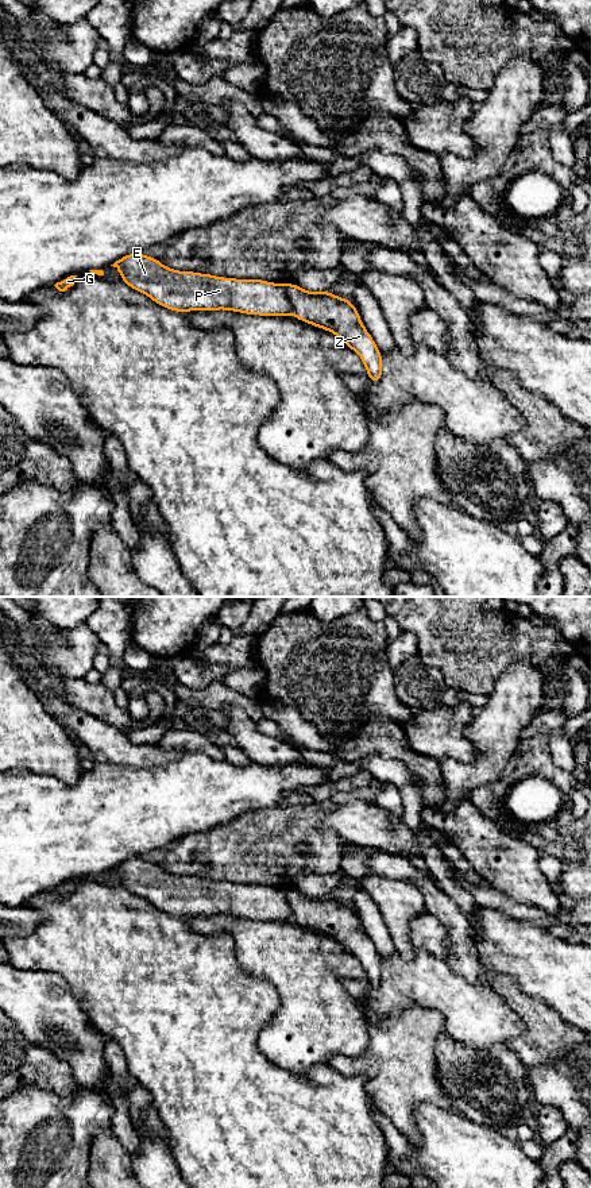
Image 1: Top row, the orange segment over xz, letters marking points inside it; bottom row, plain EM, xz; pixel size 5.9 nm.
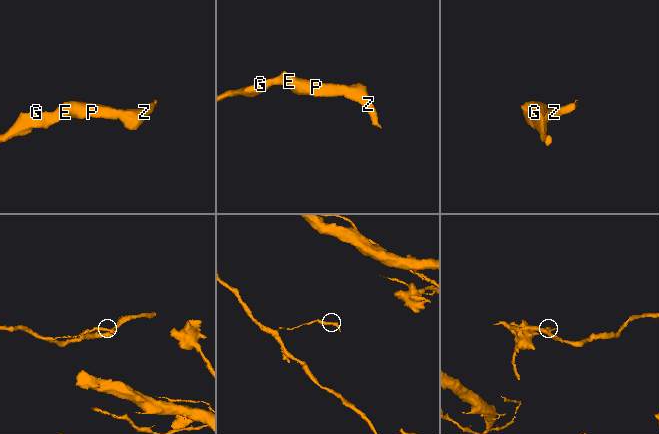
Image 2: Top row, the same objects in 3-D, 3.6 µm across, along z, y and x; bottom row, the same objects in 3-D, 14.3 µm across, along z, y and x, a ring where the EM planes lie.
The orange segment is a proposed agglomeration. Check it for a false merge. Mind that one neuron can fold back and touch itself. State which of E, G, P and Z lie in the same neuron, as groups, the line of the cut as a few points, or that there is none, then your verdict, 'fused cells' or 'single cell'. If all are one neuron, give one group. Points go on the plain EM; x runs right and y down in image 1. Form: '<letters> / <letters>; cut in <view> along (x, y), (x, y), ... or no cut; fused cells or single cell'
E G P / Z; cut in xz along (285, 890), (292, 917); fused cells

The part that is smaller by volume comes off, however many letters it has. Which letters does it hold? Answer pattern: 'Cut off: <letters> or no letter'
Cut off: Z

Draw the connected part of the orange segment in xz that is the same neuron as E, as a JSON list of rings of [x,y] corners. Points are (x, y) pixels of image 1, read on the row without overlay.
[[[140,856],[111,871],[119,875],[130,892],[174,917],[224,914],[258,921],[289,921],[293,915],[285,888],[179,876]]]

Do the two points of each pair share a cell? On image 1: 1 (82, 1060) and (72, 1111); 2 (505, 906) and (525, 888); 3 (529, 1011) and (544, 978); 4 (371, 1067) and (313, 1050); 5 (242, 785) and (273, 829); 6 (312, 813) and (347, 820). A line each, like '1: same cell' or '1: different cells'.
1: different cells
2: different cells
3: different cells
4: different cells
5: different cells
6: different cells

